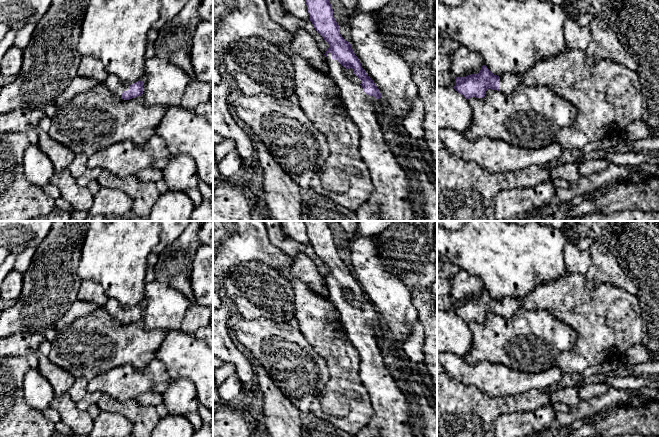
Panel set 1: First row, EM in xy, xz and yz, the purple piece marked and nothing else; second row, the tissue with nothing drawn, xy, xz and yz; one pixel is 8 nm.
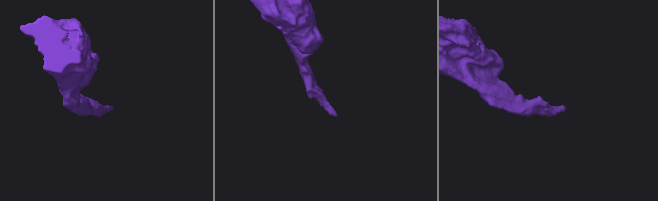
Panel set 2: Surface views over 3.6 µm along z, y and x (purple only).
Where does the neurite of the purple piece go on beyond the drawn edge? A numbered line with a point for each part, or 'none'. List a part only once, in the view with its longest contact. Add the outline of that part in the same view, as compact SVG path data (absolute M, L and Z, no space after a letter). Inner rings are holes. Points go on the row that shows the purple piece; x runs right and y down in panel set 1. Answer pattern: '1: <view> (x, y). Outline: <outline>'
1: xz (393, 199). Outline: M331 53L326 62L328 76L337 85L343 105L360 131L359 151L373 183L368 204L384 221L415 221L413 184L386 143L378 117L381 103L353 82Z

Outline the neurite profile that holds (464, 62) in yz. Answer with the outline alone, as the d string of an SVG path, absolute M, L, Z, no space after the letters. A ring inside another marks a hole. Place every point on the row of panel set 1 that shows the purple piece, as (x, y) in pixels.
M460 45L453 54L449 72L455 77L466 77L479 73L483 65L479 54Z

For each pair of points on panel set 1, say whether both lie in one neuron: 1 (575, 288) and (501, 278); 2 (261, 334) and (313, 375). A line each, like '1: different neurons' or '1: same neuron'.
1: different neurons
2: same neuron

